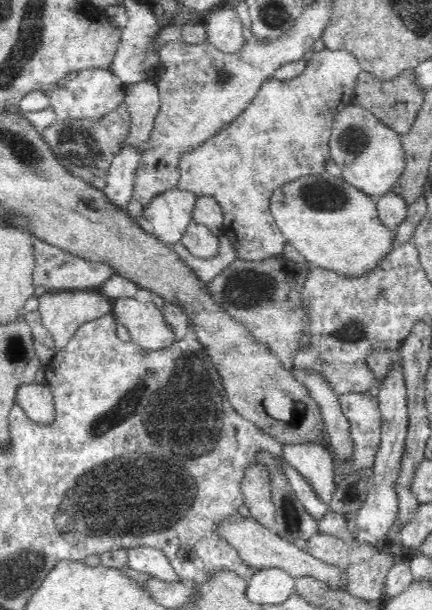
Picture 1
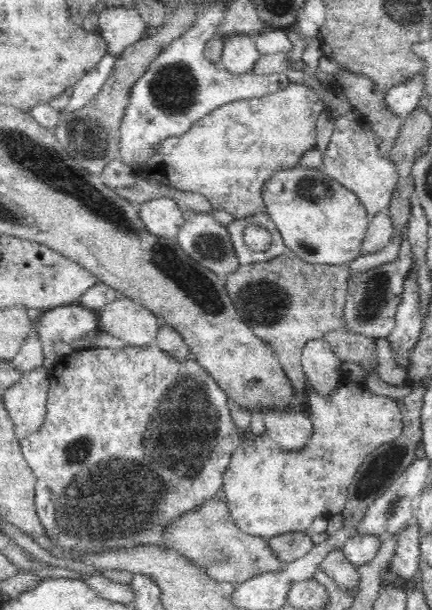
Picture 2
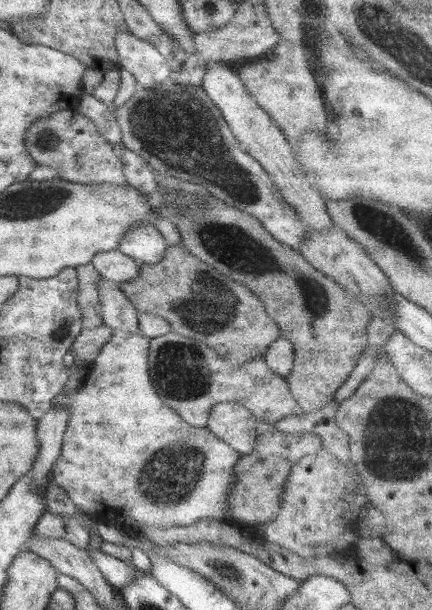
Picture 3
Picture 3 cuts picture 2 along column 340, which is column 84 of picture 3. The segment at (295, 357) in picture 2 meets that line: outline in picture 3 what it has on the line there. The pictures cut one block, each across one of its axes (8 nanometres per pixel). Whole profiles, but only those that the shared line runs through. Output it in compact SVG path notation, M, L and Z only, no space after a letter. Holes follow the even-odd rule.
M90 262L74 267L78 279L78 304L81 310L83 328L96 328L103 324L97 282L101 274Z

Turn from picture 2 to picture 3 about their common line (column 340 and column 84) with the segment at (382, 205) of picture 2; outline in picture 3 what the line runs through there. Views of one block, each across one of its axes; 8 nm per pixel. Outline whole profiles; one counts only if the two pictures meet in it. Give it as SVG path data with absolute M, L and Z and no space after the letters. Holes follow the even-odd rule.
M62 106L58 112L48 115L48 118L32 124L23 141L28 155L36 161L36 165L56 169L62 180L78 184L127 184L122 172L122 158L118 158L112 151L113 144L99 134L92 120L67 106Z

